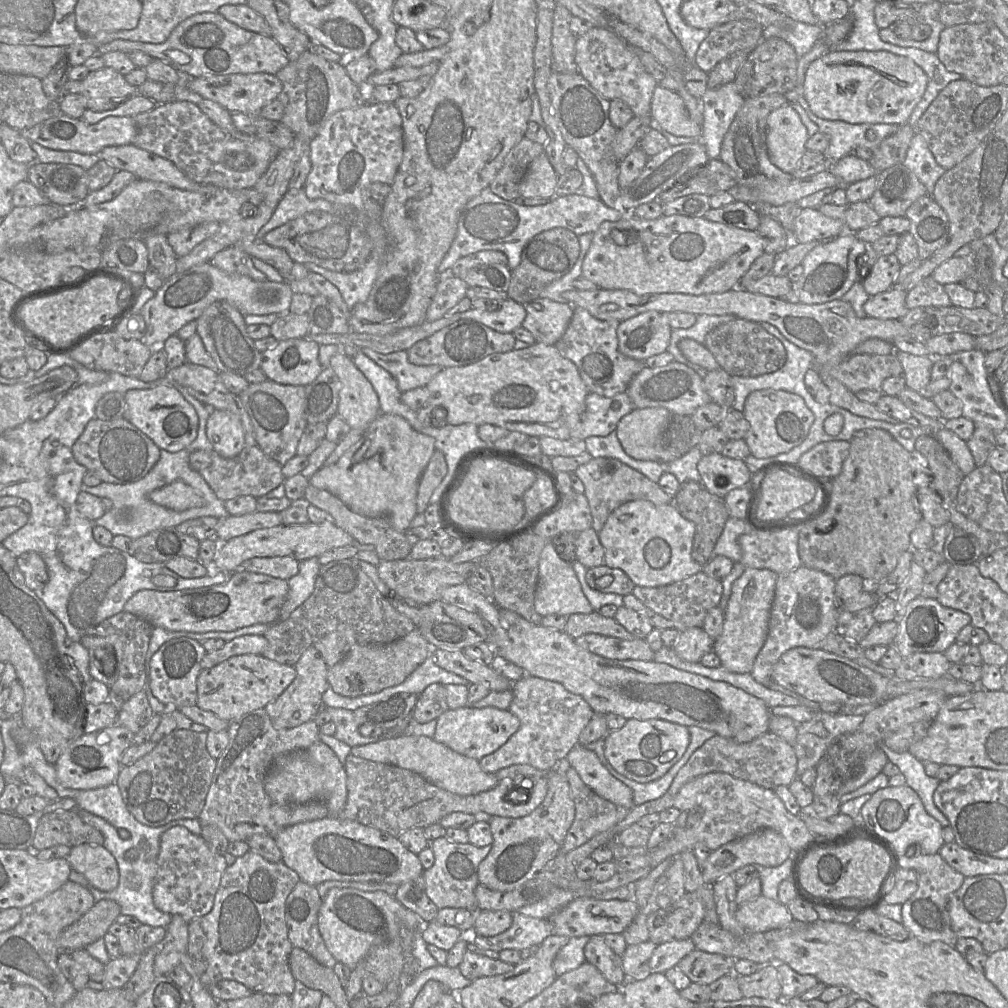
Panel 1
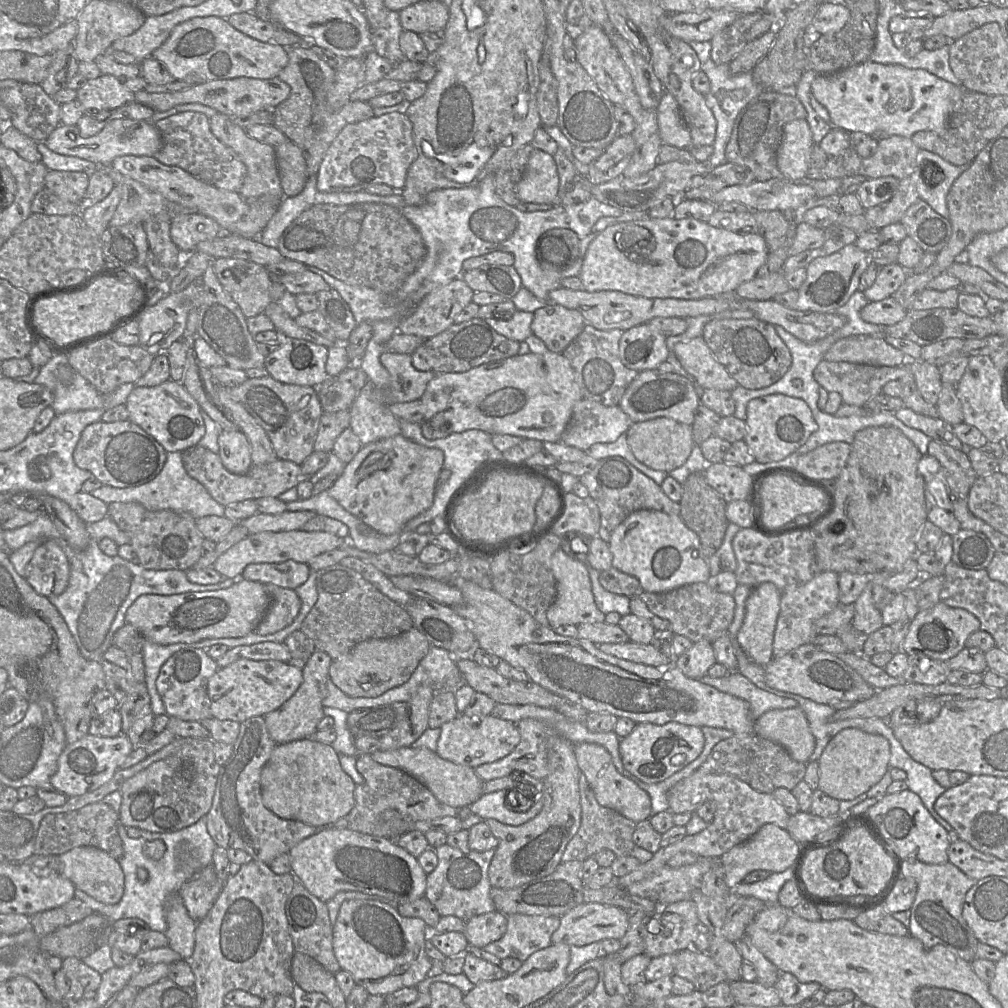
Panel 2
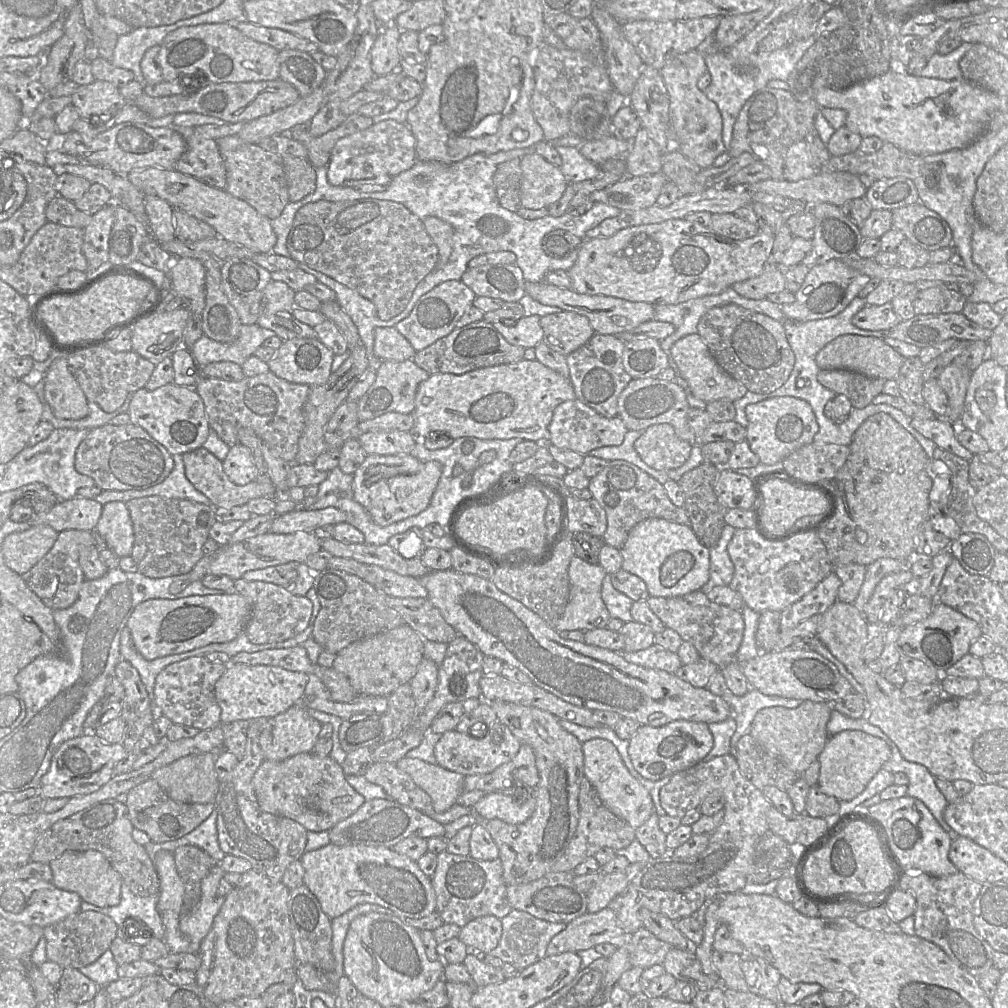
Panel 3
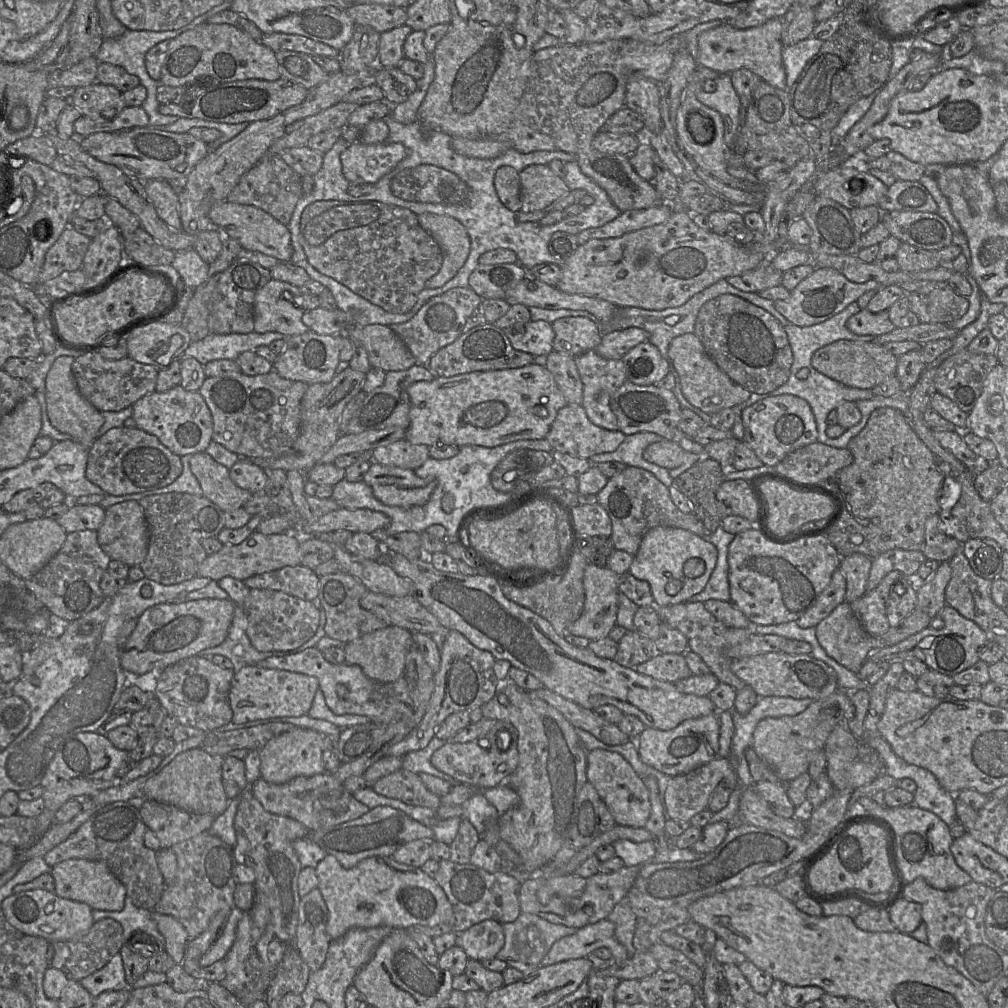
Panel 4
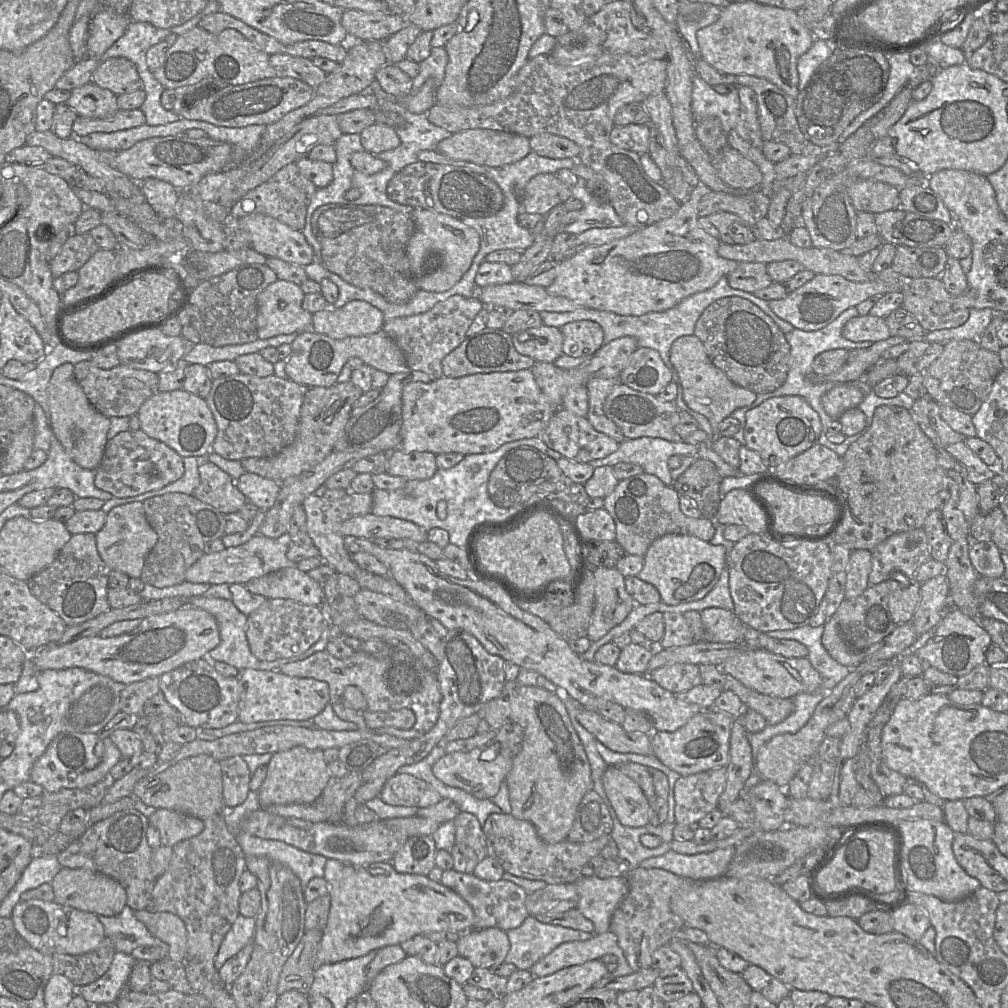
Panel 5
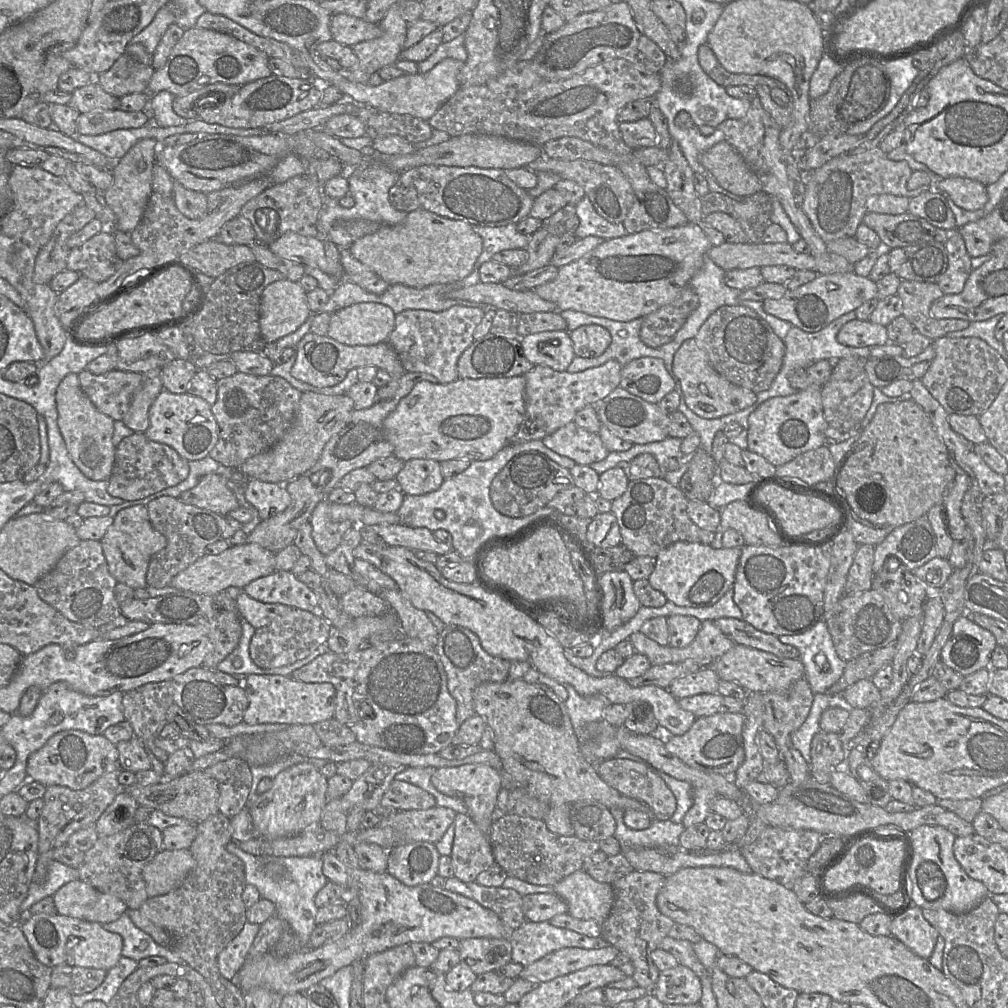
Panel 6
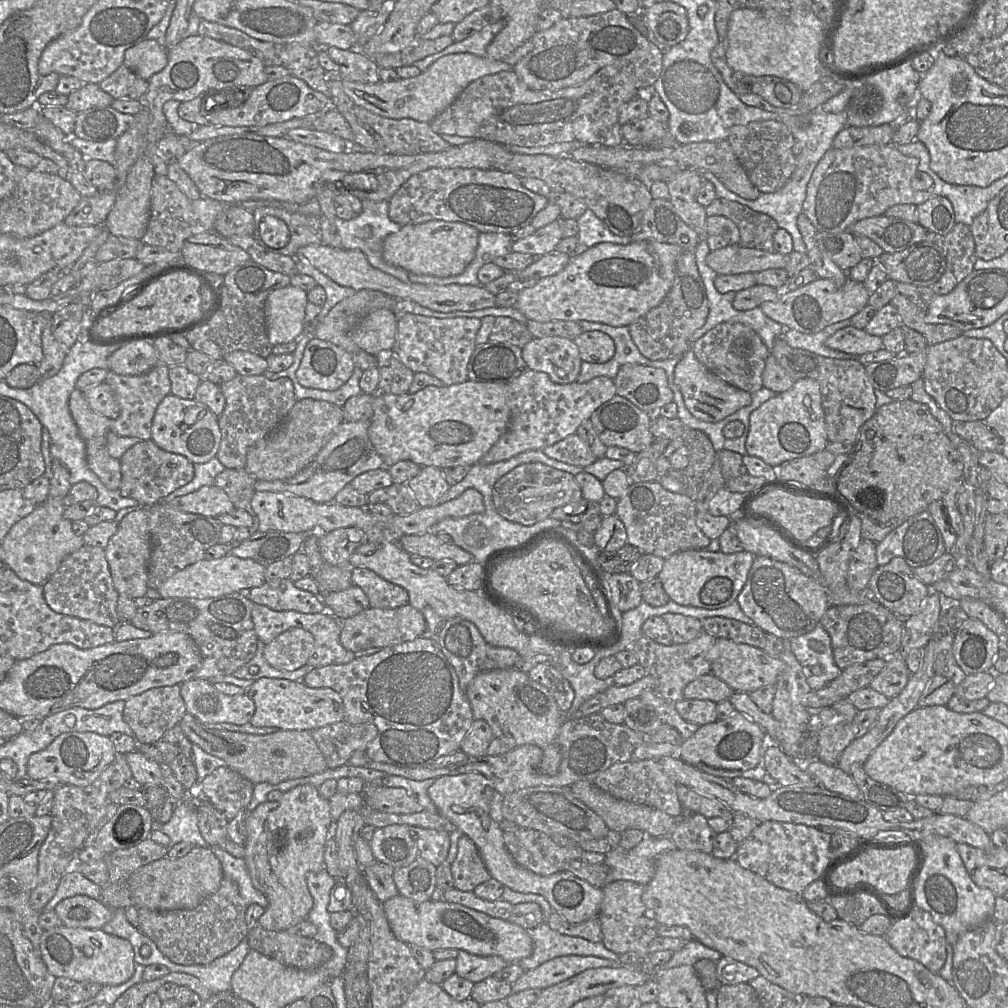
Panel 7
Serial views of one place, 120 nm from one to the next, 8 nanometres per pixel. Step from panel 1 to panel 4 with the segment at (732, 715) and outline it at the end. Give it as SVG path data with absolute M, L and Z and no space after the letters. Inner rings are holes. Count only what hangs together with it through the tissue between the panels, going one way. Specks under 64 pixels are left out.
M390 553L388 563L402 577L409 578L414 585L412 596L433 613L442 626L463 634L477 648L489 651L496 660L507 660L513 667L524 670L537 677L550 691L569 699L587 709L611 704L624 714L637 716L646 727L670 730L681 722L712 714L716 708L709 696L697 696L679 691L675 683L661 681L641 674L635 669L624 667L614 659L598 657L589 647L581 648L559 636L552 625L542 616L534 613L505 597L501 583L494 578L460 572L448 573L437 570L428 557L409 559L402 554Z

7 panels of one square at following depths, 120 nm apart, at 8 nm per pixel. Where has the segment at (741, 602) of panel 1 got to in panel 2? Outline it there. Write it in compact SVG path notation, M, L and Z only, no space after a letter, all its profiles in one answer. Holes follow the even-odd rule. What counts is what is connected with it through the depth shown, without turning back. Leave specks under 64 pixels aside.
M764 582L753 588L745 602L742 625L736 634L736 641L747 657L765 667L773 659L773 639L780 611L781 592L771 582Z

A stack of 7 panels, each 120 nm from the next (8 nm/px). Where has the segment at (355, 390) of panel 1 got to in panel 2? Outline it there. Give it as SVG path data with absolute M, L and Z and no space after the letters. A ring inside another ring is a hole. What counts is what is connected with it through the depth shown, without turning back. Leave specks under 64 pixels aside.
M372 384L365 385L349 408L349 428L362 445L401 433L399 420L391 413L389 406L372 400Z

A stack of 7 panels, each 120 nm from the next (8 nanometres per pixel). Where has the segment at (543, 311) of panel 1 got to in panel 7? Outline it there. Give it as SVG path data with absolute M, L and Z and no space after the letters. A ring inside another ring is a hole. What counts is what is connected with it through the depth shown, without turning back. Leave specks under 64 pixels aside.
M584 331L574 340L582 361L604 363L615 354L613 339L601 331Z

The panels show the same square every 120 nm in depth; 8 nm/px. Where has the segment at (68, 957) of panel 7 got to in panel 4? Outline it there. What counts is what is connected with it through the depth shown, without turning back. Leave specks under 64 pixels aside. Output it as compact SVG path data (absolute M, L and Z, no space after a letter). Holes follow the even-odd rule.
M43 889L13 893L2 901L2 915L18 931L30 936L40 936L50 943L78 940L94 924L92 908L83 902L65 899L55 892Z

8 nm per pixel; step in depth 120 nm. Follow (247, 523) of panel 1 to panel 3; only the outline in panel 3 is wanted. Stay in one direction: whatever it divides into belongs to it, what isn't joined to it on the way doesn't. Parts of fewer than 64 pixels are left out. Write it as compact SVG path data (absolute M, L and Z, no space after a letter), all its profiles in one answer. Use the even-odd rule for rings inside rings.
M327 507L319 510L293 510L274 517L270 531L276 534L289 534L298 531L313 532L324 525L346 522L346 513Z

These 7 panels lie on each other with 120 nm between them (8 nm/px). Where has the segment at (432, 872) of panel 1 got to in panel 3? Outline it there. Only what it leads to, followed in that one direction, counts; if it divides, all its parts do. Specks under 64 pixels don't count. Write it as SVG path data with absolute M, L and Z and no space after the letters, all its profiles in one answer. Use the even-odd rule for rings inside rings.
M446 850L437 854L437 867L430 880L436 897L436 912L444 923L462 928L481 916L495 916L501 920L512 910L506 897L507 884L499 858L483 861Z

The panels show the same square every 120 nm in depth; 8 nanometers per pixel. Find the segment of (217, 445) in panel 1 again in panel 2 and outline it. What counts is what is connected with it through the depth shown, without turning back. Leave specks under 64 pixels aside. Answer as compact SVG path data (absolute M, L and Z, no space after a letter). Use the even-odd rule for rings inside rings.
M221 429L218 435L218 456L223 466L231 473L245 474L252 465L251 446L240 431Z

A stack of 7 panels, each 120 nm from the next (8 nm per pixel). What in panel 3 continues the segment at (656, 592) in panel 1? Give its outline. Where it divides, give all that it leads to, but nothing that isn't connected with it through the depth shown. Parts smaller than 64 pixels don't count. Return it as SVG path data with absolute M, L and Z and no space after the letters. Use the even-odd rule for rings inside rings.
M701 590L674 597L649 596L646 603L665 628L676 631L683 641L691 643L701 658L712 662L719 669L736 660L744 633L741 612L710 601Z

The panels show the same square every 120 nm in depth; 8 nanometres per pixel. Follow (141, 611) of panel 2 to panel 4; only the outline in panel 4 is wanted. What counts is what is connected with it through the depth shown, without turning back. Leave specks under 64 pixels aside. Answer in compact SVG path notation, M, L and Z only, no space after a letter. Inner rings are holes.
M230 598L161 603L149 607L138 617L136 627L121 649L122 668L140 676L220 645L227 637L235 608L236 604Z

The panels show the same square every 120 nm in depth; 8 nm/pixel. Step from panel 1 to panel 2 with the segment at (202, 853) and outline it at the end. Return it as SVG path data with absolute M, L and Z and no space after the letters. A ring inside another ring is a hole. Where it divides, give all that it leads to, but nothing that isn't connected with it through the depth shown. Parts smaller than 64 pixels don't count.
M212 864L195 872L181 885L178 893L182 897L189 916L194 921L198 922L208 914L223 884Z

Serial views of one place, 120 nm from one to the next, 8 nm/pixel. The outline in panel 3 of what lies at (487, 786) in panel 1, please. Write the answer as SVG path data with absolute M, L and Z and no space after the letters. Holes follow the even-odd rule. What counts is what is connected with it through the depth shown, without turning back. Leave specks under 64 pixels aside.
M403 757L395 765L407 773L414 783L431 797L436 813L445 812L457 804L459 796L464 792L465 776L438 764Z

